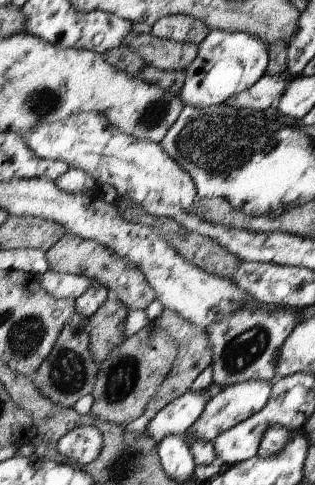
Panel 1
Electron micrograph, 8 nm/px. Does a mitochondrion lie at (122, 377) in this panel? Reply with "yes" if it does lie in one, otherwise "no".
yes

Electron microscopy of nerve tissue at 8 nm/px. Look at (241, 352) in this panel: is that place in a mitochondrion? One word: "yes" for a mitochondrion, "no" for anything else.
yes

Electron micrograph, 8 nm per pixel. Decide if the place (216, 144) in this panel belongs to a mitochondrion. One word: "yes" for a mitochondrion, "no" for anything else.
yes

